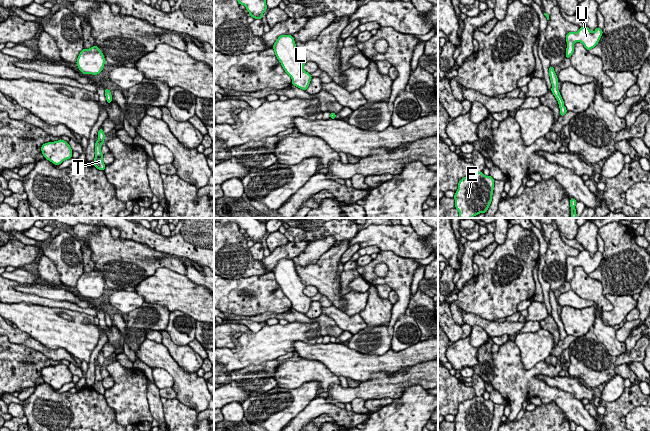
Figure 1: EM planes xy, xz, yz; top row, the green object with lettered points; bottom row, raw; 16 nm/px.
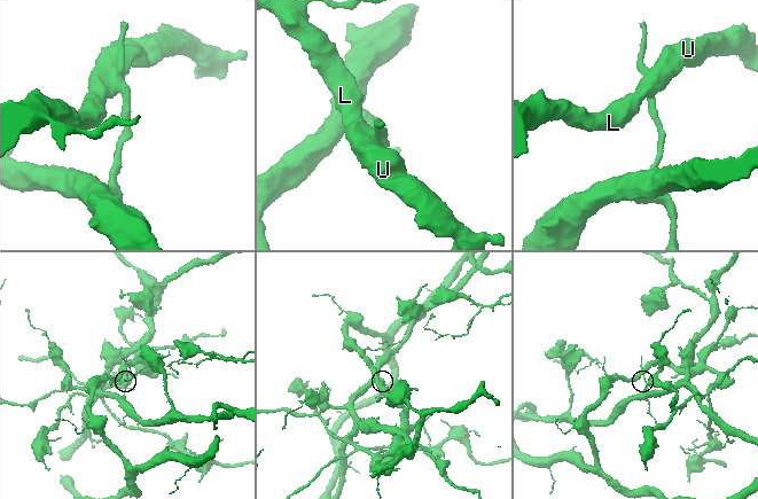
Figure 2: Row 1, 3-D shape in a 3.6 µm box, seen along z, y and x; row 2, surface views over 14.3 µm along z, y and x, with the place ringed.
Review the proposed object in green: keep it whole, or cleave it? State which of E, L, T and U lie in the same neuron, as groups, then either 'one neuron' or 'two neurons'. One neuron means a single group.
groups E T / L U; two neurons

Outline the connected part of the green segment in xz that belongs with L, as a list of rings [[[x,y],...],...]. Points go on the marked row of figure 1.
[[[280,35],[273,49],[283,69],[291,77],[292,85],[305,91],[312,76],[303,68],[307,61],[298,52],[293,36]]]

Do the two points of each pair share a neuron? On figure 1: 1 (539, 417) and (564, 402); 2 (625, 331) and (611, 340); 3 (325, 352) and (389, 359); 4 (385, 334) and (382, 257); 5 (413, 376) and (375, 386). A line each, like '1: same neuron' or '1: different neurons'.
1: different neurons
2: different neurons
3: same neuron
4: same neuron
5: same neuron

